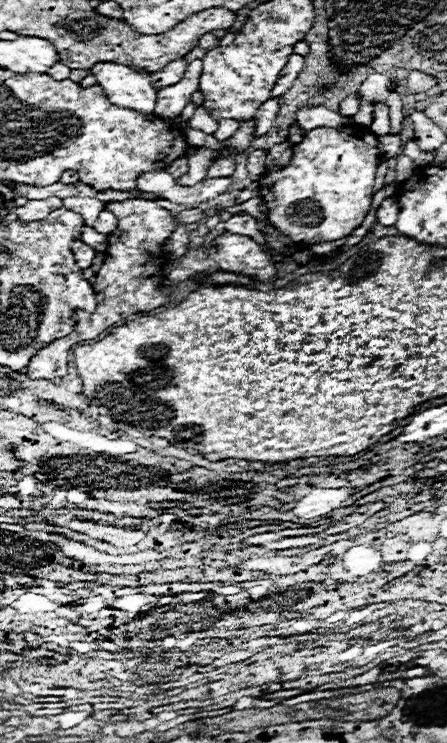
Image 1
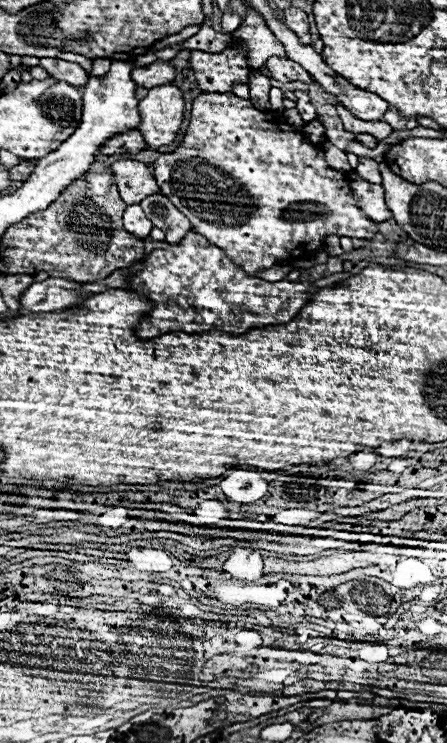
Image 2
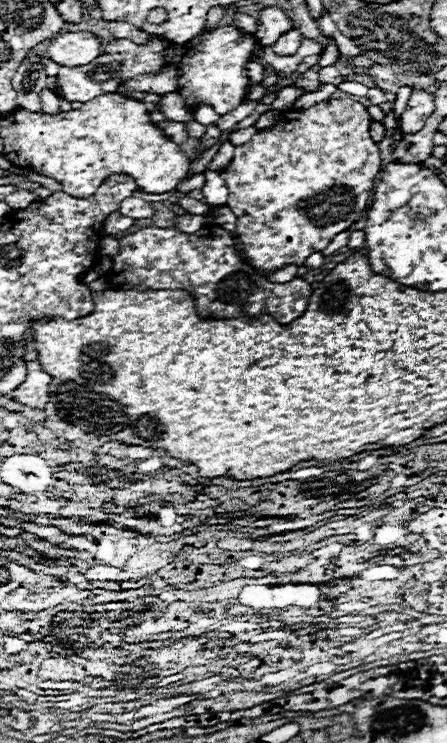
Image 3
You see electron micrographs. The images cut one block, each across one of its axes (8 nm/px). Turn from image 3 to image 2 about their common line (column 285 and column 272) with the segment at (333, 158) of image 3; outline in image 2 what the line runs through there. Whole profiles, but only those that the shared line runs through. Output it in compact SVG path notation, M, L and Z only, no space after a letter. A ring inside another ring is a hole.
M214 92L214 94L200 94L194 104L192 104L192 112L190 112L190 124L186 128L186 136L182 138L180 146L174 152L162 154L154 164L154 178L158 180L160 186L160 194L164 194L190 222L192 222L192 230L196 230L198 234L202 234L212 246L218 246L226 252L226 256L240 268L244 270L248 276L256 276L260 270L268 270L276 264L282 262L290 262L290 260L298 260L304 254L310 254L314 250L318 250L324 242L326 236L330 234L338 234L338 236L348 236L348 238L366 238L370 240L376 234L376 222L364 218L364 214L360 214L360 208L356 206L356 200L352 198L352 190L348 186L348 180L344 176L344 172L336 172L330 166L326 166L324 160L324 150L318 146L312 146L310 142L306 142L302 132L296 132L294 128L290 128L284 120L280 120L280 116L276 112L266 112L266 110L256 110L250 100L242 100L232 92Z

